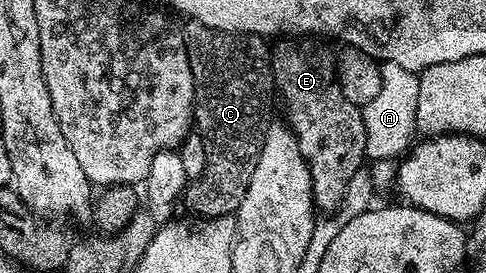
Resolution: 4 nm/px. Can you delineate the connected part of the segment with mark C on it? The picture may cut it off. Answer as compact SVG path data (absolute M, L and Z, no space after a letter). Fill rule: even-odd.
M186 21L184 42L191 66L193 84L193 119L196 133L203 138L207 160L200 178L190 181L183 193L184 203L201 218L229 216L242 204L251 176L261 157L262 142L271 123L271 98L274 99L273 71L270 68L270 45L261 36L249 33L217 31L197 21Z

